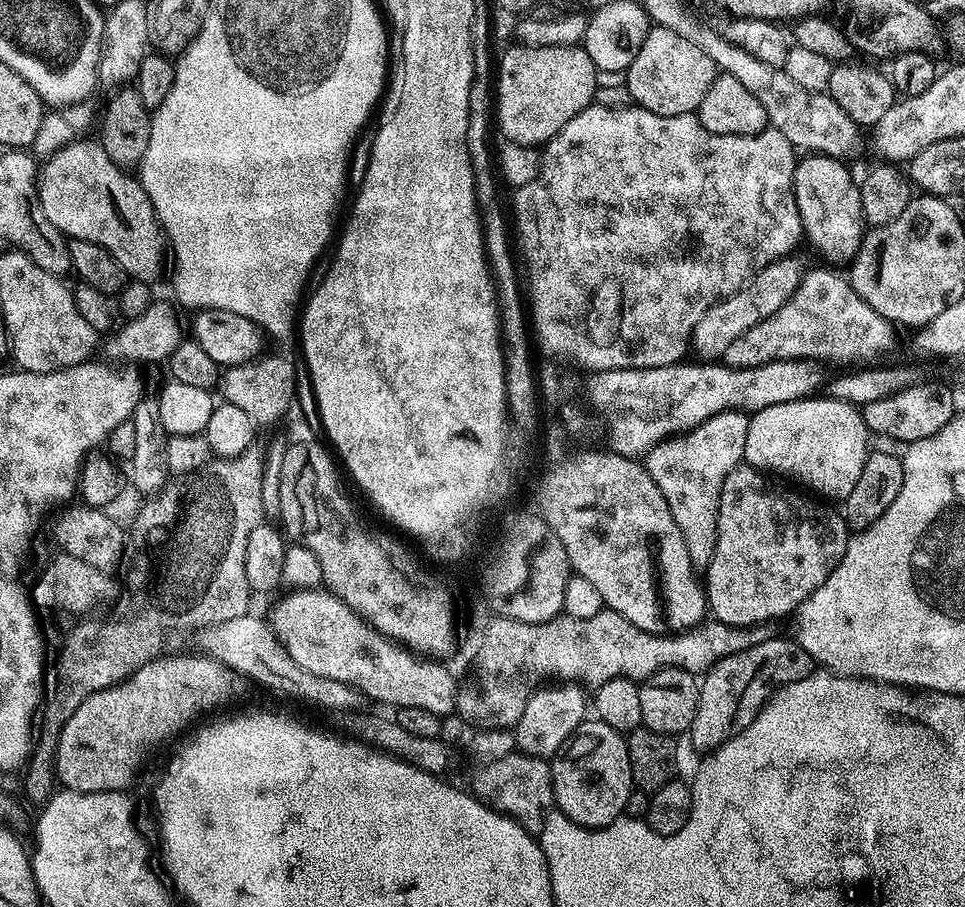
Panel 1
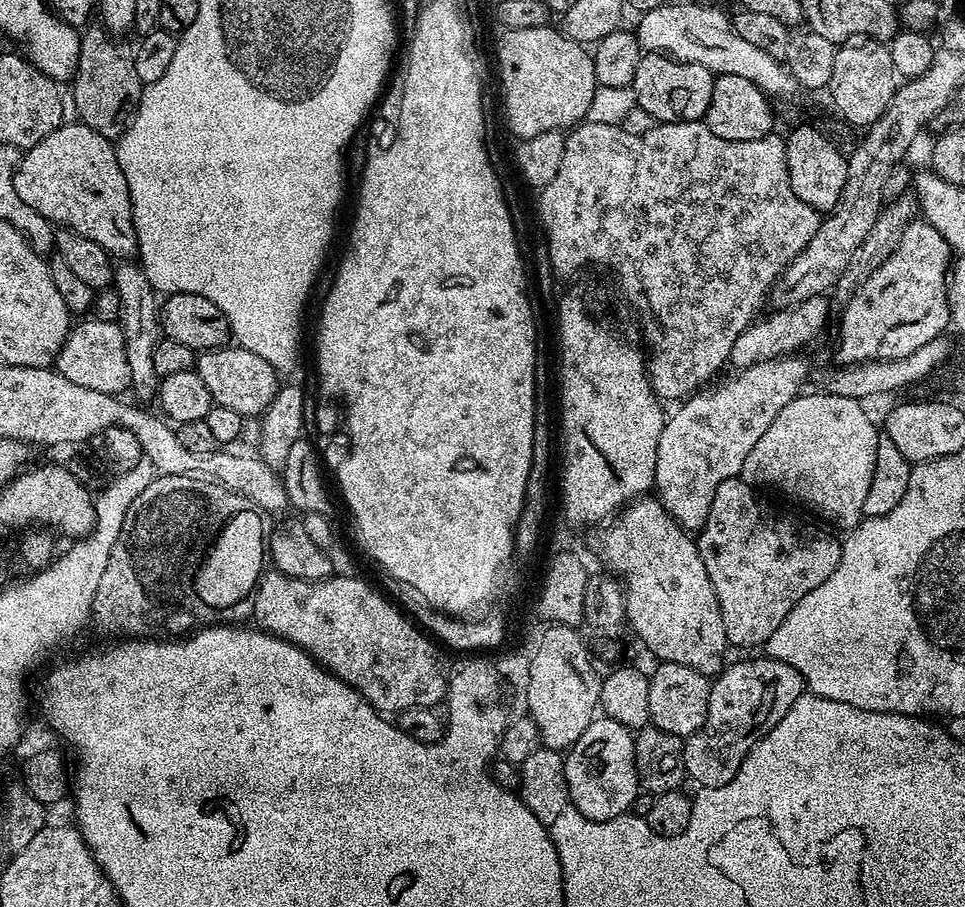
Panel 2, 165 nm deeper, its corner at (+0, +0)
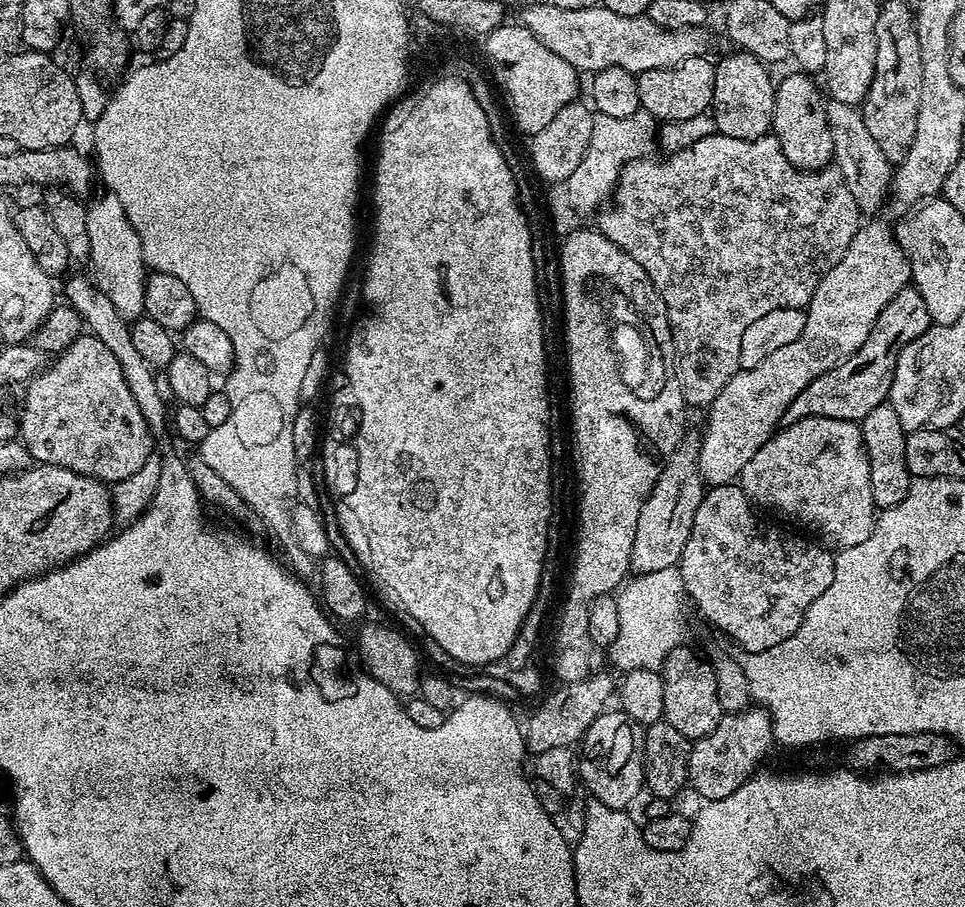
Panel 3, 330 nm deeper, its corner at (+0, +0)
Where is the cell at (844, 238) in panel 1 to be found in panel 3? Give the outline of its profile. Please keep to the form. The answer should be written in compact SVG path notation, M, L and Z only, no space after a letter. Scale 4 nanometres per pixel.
M792 70L775 85L774 114L772 115L771 135L775 136L778 146L782 146L782 154L795 168L804 172L816 172L820 168L829 167L833 163L834 138L830 138L828 125L828 105L821 89L811 75L799 70Z

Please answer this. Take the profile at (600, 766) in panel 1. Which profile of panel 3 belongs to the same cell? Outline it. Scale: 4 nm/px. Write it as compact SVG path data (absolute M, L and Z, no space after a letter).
M605 710L592 723L590 730L586 730L578 748L578 776L591 799L624 810L639 794L640 788L642 792L645 787L644 729L645 725L634 722L634 718L625 712Z

